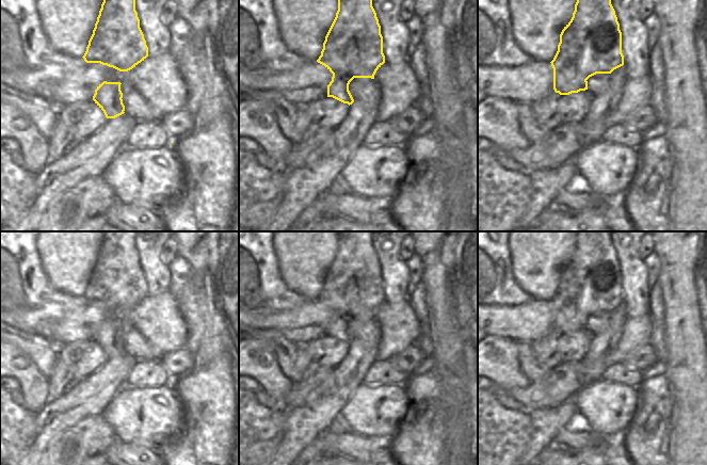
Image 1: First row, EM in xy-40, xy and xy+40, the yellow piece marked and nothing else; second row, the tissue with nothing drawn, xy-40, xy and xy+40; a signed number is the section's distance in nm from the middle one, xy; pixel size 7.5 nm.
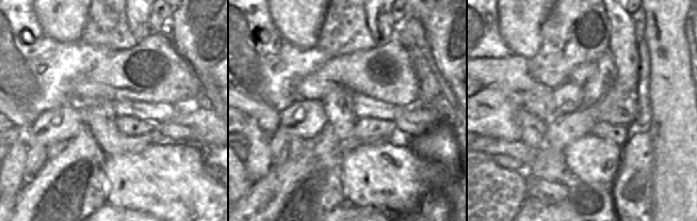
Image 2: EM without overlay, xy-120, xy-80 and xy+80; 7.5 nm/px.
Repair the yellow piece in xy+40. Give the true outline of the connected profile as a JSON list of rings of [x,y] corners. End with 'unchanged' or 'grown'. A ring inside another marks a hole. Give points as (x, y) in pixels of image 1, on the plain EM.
[[[577,231],[573,256],[560,273],[558,290],[550,302],[553,307],[553,328],[560,334],[585,330],[590,316],[611,312],[624,304],[622,271],[609,231]]] | unchanged

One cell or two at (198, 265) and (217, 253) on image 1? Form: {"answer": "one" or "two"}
{"answer": "two"}

